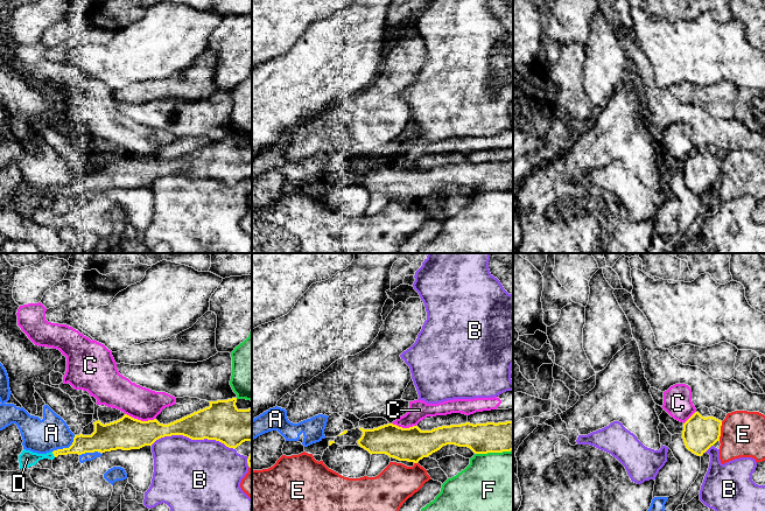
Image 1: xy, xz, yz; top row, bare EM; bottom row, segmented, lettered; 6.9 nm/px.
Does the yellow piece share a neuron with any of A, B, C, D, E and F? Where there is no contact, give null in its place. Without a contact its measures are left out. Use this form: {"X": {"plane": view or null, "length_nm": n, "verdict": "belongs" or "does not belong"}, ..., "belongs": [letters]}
{"A": {"plane": "xy", "length_nm": 200, "verdict": "does not belong"}, "B": {"plane": "xy", "length_nm": 600, "verdict": "does not belong"}, "C": {"plane": "xy", "length_nm": 220, "verdict": "does not belong"}, "D": {"plane": "xy", "length_nm": 50, "verdict": "belongs"}, "E": {"plane": "yz", "length_nm": 140, "verdict": "does not belong"}, "F": {"plane": "xz", "length_nm": 260, "verdict": "does not belong"}, "belongs": ["D"]}

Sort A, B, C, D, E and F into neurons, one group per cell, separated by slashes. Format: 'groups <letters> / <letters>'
groups A / B / C / D / E / F

